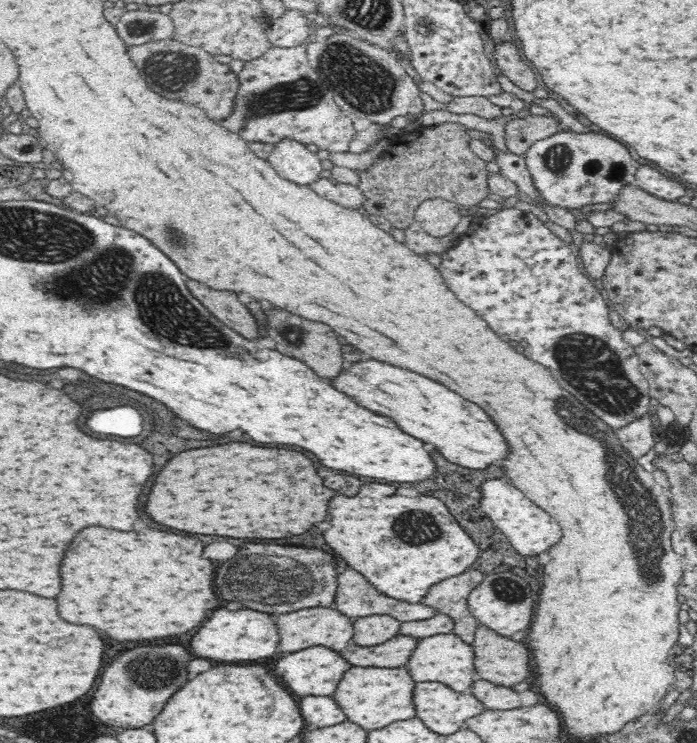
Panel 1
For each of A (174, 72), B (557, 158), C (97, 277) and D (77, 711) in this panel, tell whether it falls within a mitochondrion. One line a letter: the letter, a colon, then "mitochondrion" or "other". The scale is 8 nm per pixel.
A: mitochondrion
B: mitochondrion
C: mitochondrion
D: mitochondrion

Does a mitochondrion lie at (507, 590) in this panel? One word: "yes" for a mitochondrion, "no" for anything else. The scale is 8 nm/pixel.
yes

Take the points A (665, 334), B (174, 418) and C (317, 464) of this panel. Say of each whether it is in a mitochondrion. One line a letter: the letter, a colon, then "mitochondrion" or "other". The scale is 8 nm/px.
A: other
B: other
C: other

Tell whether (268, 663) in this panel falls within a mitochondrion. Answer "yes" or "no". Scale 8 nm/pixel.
no

